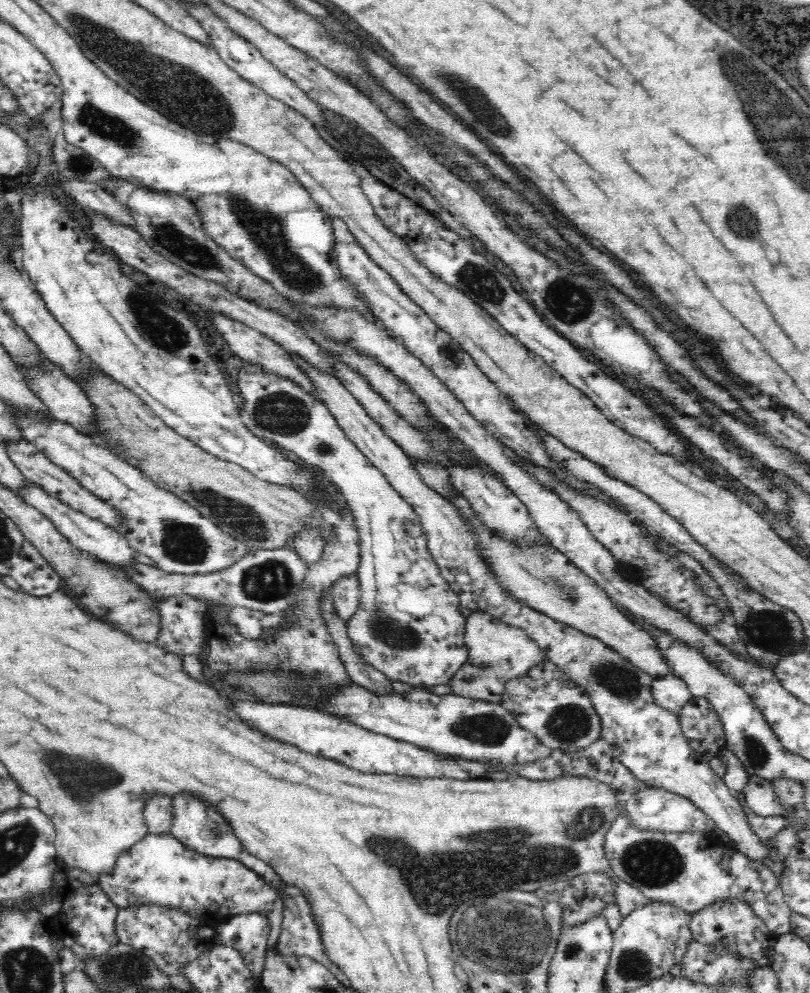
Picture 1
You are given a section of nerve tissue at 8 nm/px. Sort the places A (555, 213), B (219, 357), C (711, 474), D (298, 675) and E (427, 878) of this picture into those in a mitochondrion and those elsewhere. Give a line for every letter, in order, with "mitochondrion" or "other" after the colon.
A: other
B: other
C: other
D: other
E: mitochondrion

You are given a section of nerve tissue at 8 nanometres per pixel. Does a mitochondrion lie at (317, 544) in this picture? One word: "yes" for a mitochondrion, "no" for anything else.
no

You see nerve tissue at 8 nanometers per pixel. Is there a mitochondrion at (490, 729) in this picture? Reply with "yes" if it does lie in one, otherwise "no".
yes

